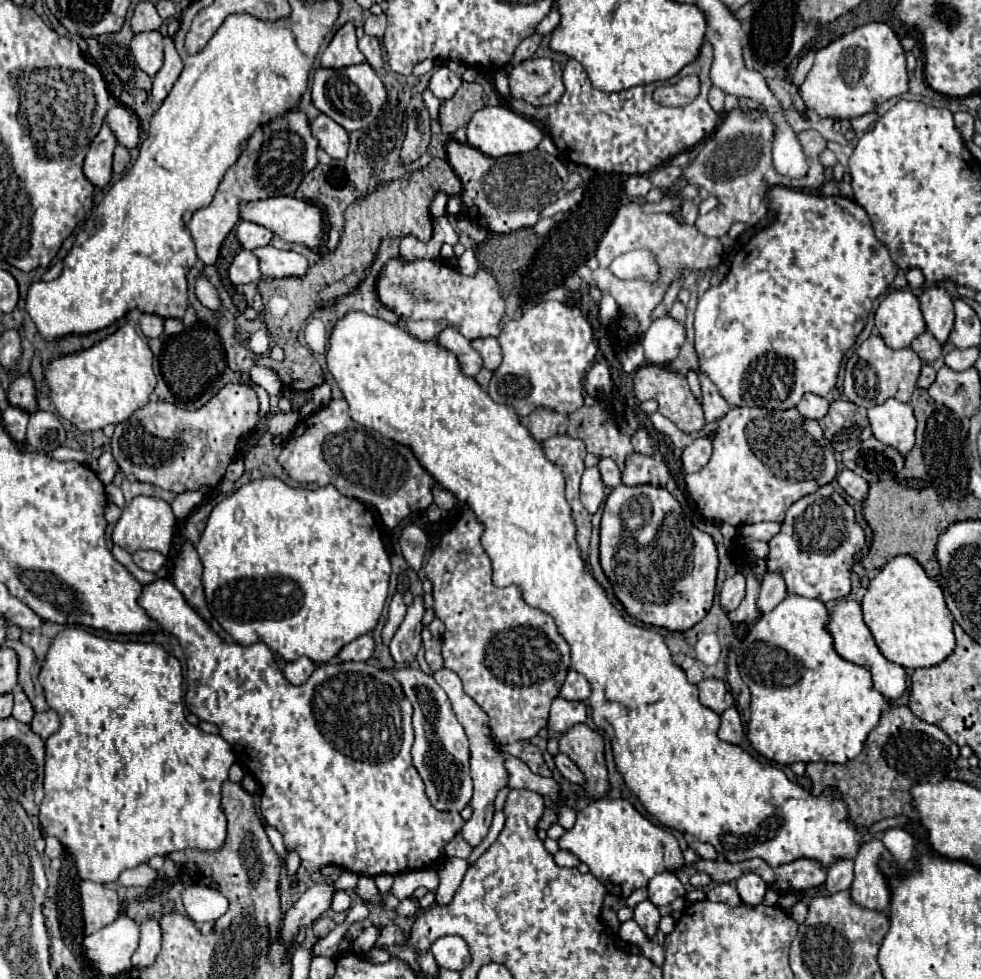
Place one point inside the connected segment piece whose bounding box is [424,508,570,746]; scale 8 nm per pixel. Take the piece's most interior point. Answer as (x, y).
(512, 661)

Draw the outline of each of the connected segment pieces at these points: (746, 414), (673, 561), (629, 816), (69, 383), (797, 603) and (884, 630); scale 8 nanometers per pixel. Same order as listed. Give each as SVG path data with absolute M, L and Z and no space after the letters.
M744 406L744 408L732 408L732 410L720 420L720 428L718 428L718 432L716 432L712 444L714 444L714 452L712 452L710 462L708 462L700 472L694 472L694 474L688 474L688 476L686 476L686 490L688 490L690 498L696 502L698 510L702 512L702 516L704 516L706 520L720 520L720 522L732 524L732 526L736 526L736 528L746 526L746 524L764 522L764 520L782 522L786 510L788 510L796 500L800 500L800 498L806 496L806 494L816 492L820 486L828 484L828 482L836 476L836 460L834 460L834 454L832 454L832 446L830 446L830 442L826 442L820 424L818 424L816 420L806 420L806 418L802 418L802 414L800 414L796 408L792 408L792 410L768 410L768 408L746 408L746 406Z
M620 484L610 492L600 524L600 562L626 612L644 624L684 632L700 622L712 606L718 572L716 544L710 534L692 524L680 502L664 486Z
M598 800L578 812L572 830L558 840L560 848L570 850L590 872L608 888L608 892L628 898L634 890L646 888L658 872L674 872L684 866L678 840L662 826L646 820L628 800Z
M124 324L90 350L50 362L46 380L52 390L52 402L58 414L80 432L94 432L108 424L124 422L134 410L150 402L158 380L153 361L148 342L140 338L132 326Z
M792 594L784 598L770 614L762 614L742 642L740 676L752 692L748 740L756 752L768 760L774 760L776 764L844 764L856 758L862 752L868 734L878 726L880 712L886 708L884 696L872 686L870 672L864 666L856 666L834 652L832 636L824 628L826 620L828 610L820 600Z
M912 556L892 558L876 574L862 598L864 622L870 628L880 652L904 668L930 668L946 660L954 650L954 618L946 608L940 586L926 576Z

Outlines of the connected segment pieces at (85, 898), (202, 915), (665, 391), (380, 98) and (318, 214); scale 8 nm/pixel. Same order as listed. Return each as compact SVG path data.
M84 880L80 884L80 894L86 934L94 934L118 918L120 900L118 894L108 886Z
M188 884L182 892L182 900L188 916L194 922L214 922L228 910L228 900L210 886Z
M642 366L636 374L634 374L634 396L638 400L656 400L658 402L658 412L662 416L666 416L668 420L672 420L680 430L684 432L698 432L704 426L704 412L702 406L698 404L698 400L692 396L688 382L684 376L680 376L678 372L670 372L668 368L658 368L658 366Z
M366 62L338 70L318 68L312 78L312 102L322 114L330 116L348 132L354 132L368 126L378 116L378 110L386 102L386 90L382 80Z
M274 196L274 198L266 198L266 200L242 202L240 218L272 230L276 236L284 238L286 242L296 242L306 248L318 248L324 238L322 210L316 204L304 202L302 198L296 198L296 196Z

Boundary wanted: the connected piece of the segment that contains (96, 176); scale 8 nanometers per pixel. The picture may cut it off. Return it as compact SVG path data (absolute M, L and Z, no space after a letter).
M106 122L102 124L98 136L92 140L90 150L84 160L84 174L94 186L106 186L112 178L112 154L118 146L114 132Z

